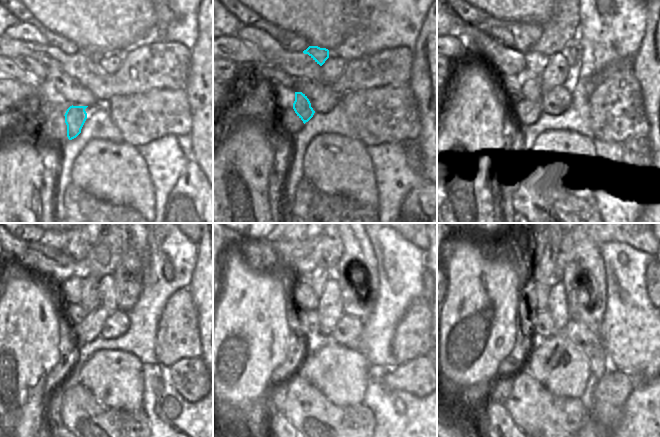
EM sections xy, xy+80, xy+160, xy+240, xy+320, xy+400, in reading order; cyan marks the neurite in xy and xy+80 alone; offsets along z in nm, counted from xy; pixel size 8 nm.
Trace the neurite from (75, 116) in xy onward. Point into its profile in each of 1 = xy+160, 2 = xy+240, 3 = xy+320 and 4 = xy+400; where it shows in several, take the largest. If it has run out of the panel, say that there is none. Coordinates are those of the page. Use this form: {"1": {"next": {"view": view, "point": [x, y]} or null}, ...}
{"1": {"next": {"view": "xy+160", "point": [535, 62]}}, "2": {"next": {"view": "xy+240", "point": [89, 285]}}, "3": {"next": {"view": "xy+320", "point": [316, 280]}}, "4": {"next": {"view": "xy+400", "point": [542, 273]}}}

